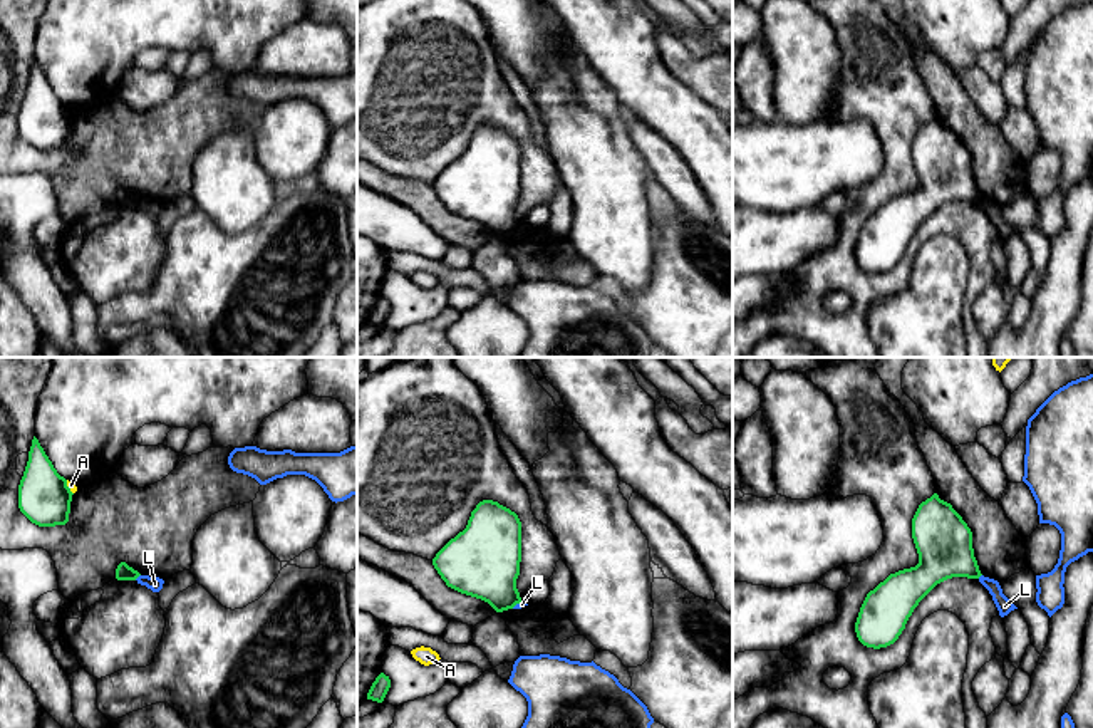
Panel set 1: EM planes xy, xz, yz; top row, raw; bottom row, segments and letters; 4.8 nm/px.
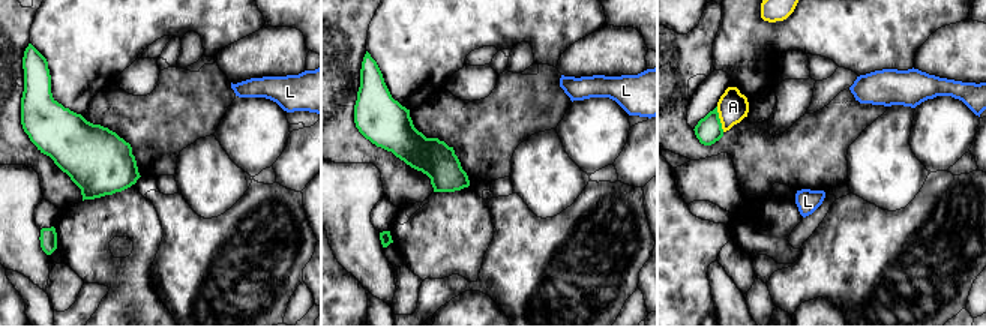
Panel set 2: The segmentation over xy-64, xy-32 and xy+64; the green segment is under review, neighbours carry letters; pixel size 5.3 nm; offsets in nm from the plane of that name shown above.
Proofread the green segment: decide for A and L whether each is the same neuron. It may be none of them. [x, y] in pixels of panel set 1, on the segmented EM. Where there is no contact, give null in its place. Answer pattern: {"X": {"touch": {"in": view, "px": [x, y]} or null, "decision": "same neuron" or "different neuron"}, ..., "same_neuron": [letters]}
{"A": {"touch": {"in": "xy", "px": [67, 487]}, "decision": "different neuron"}, "L": {"touch": {"in": "xy", "px": [136, 577]}, "decision": "different neuron"}, "same_neuron": []}

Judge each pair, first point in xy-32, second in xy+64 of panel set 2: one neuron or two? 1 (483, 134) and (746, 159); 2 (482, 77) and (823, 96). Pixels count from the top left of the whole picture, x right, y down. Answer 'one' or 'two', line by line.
1: one
2: two

